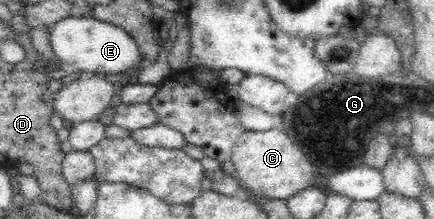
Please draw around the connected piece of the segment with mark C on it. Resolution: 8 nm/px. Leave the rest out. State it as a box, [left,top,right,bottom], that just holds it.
[230,127,316,200]

